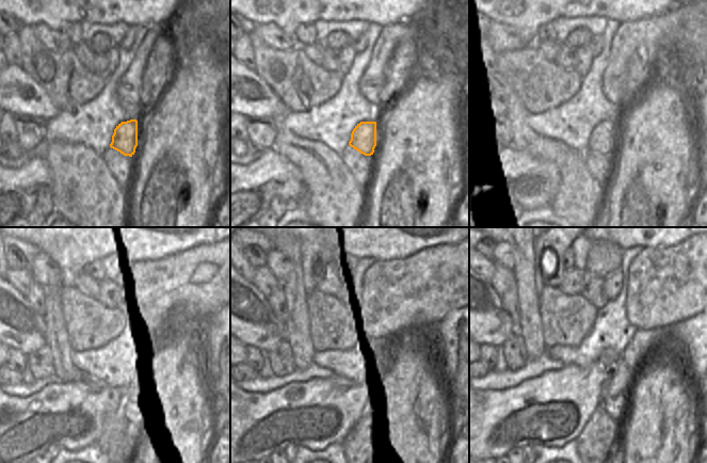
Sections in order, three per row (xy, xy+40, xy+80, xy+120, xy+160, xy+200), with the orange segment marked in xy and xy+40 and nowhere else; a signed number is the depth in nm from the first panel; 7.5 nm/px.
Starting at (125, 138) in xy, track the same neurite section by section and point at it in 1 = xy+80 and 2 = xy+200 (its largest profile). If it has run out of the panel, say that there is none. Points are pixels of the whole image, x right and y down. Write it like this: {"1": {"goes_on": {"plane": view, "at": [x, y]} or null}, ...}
{"1": {"goes_on": {"plane": "xy+80", "at": [601, 140]}}, "2": {"goes_on": {"plane": "xy+200", "at": [617, 378]}}}

